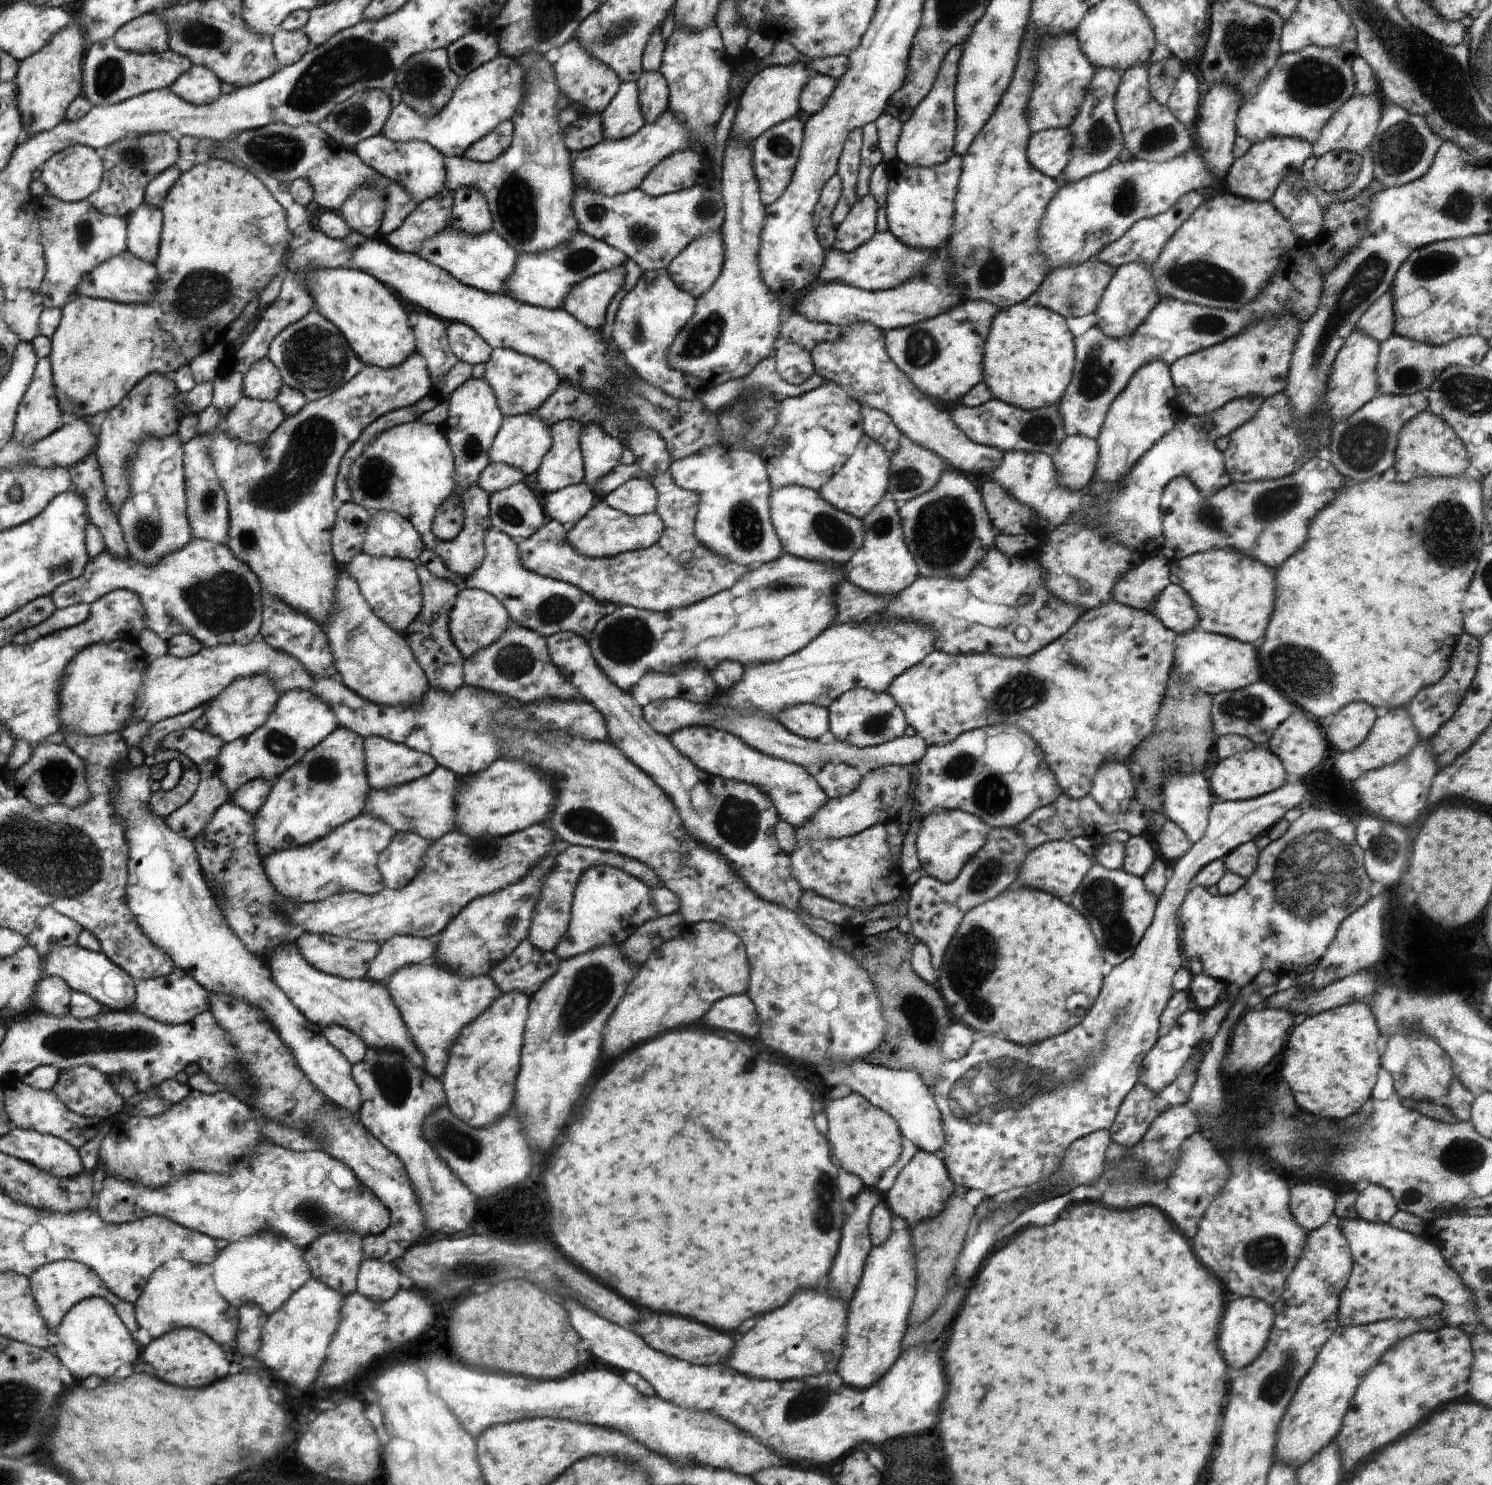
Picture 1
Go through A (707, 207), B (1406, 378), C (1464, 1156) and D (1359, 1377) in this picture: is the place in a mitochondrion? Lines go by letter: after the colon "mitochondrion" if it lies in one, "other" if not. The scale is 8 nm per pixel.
A: mitochondrion
B: mitochondrion
C: mitochondrion
D: other

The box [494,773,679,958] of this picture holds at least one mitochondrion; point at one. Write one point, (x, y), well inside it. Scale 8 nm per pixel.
(585, 822)

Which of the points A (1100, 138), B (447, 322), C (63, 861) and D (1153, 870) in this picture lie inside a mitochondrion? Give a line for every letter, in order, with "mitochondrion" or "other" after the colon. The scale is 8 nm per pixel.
A: mitochondrion
B: other
C: mitochondrion
D: other

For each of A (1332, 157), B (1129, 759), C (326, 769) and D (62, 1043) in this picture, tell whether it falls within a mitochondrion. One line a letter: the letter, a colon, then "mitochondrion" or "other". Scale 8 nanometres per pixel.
A: mitochondrion
B: other
C: mitochondrion
D: mitochondrion

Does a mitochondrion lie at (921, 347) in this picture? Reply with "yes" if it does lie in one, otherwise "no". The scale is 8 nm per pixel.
yes

